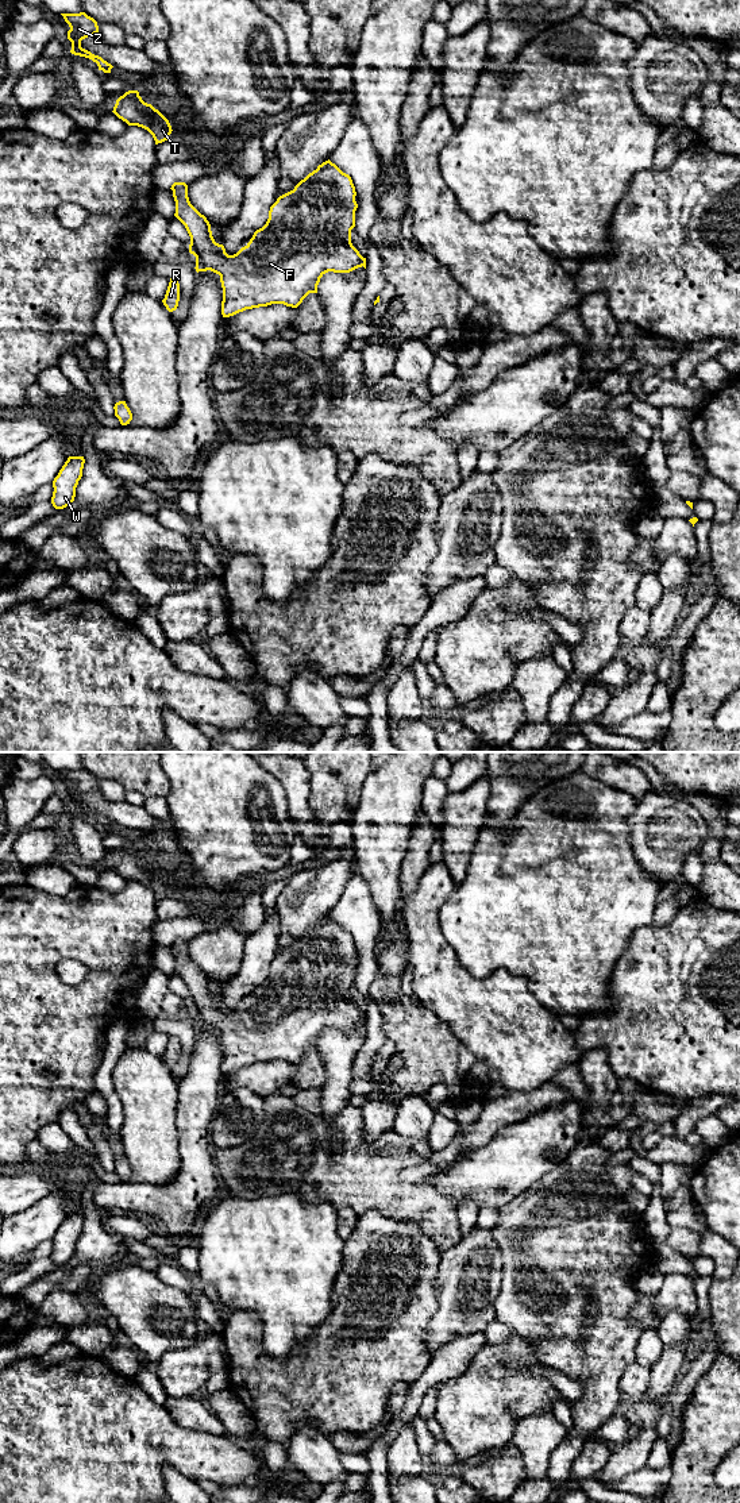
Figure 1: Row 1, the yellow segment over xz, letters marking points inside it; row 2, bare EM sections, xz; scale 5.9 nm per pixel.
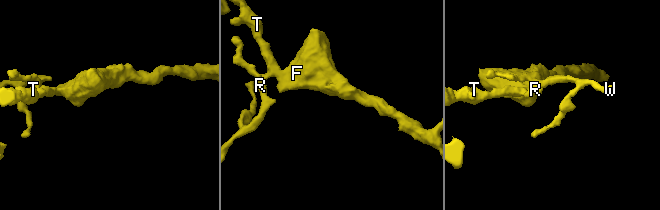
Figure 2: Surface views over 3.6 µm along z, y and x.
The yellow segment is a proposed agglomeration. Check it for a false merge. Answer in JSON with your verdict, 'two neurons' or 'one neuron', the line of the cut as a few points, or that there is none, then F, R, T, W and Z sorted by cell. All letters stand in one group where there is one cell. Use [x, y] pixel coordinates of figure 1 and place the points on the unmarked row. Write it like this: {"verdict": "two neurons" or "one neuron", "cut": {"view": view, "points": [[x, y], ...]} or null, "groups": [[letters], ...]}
{"verdict": "one neuron", "cut": null, "groups": [["F", "R", "T", "W", "Z"]]}

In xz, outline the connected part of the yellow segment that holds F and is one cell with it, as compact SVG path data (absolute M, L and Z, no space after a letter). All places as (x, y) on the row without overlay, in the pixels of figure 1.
M329 916L293 947L280 952L270 963L266 980L234 1011L228 1011L224 1002L215 998L209 978L189 957L188 941L174 939L170 945L176 957L174 972L190 993L189 1009L196 1013L196 1028L211 1026L220 1032L223 1074L271 1060L297 1064L309 1049L317 1049L325 1029L350 1029L362 1022L366 1025L366 1014L351 999L358 964L355 943L351 933Z

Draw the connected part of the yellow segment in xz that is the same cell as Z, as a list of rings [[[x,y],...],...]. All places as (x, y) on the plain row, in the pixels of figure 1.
[[[85,768],[61,771],[70,783],[70,786],[68,787],[68,795],[72,798],[70,809],[74,812],[89,814],[97,820],[99,826],[111,829],[111,825],[113,824],[111,820],[81,803],[82,795],[99,790],[97,778],[93,774],[88,772]]]

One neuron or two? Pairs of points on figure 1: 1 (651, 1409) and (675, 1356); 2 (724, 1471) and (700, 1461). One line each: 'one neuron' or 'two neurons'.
1: two neurons
2: two neurons

